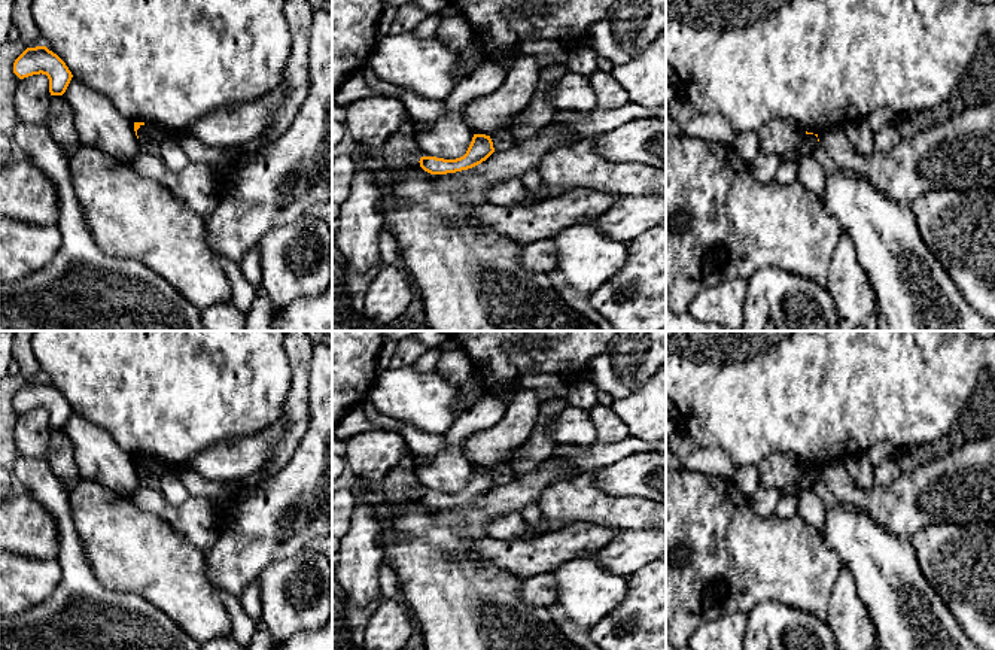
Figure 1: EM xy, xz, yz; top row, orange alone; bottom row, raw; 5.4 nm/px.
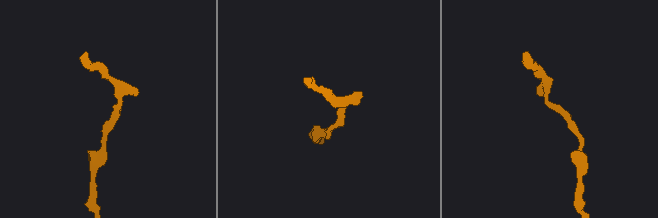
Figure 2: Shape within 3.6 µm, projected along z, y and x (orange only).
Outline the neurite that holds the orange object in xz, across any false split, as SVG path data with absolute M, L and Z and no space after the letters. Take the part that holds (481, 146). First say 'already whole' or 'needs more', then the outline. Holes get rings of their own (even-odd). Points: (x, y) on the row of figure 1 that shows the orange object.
already whole | M474 134L466 154L456 160L422 157L420 167L430 174L447 174L472 168L486 161L495 152L490 136Z

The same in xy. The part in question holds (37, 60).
already whole | M46 46L27 48L15 60L13 73L19 79L46 75L51 95L63 95L73 78L66 63Z

